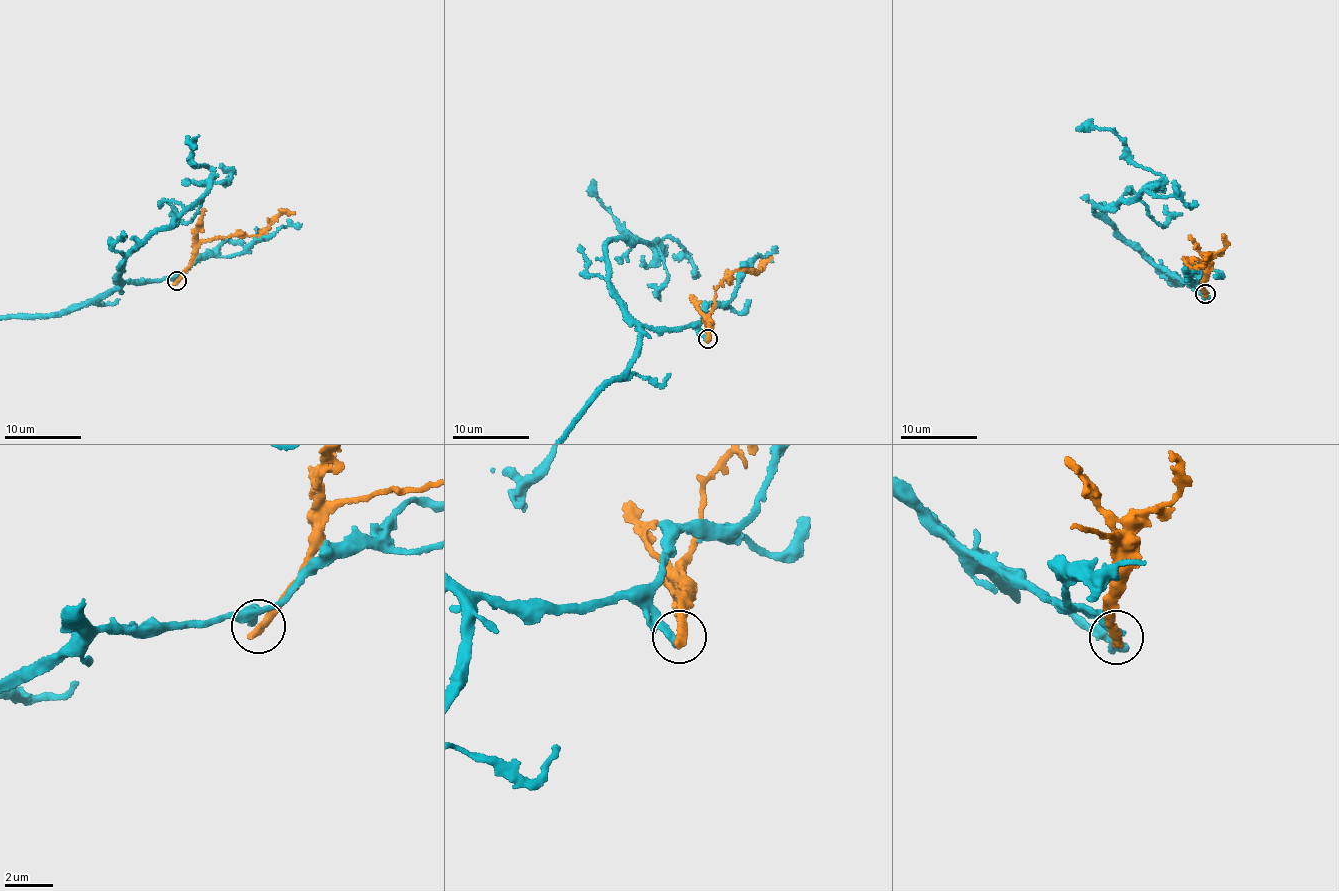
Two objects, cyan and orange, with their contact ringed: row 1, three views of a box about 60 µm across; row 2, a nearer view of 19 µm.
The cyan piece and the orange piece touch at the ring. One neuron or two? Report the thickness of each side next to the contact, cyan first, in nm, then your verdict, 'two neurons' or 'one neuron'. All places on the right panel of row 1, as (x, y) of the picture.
320/440 nm | two neurons

